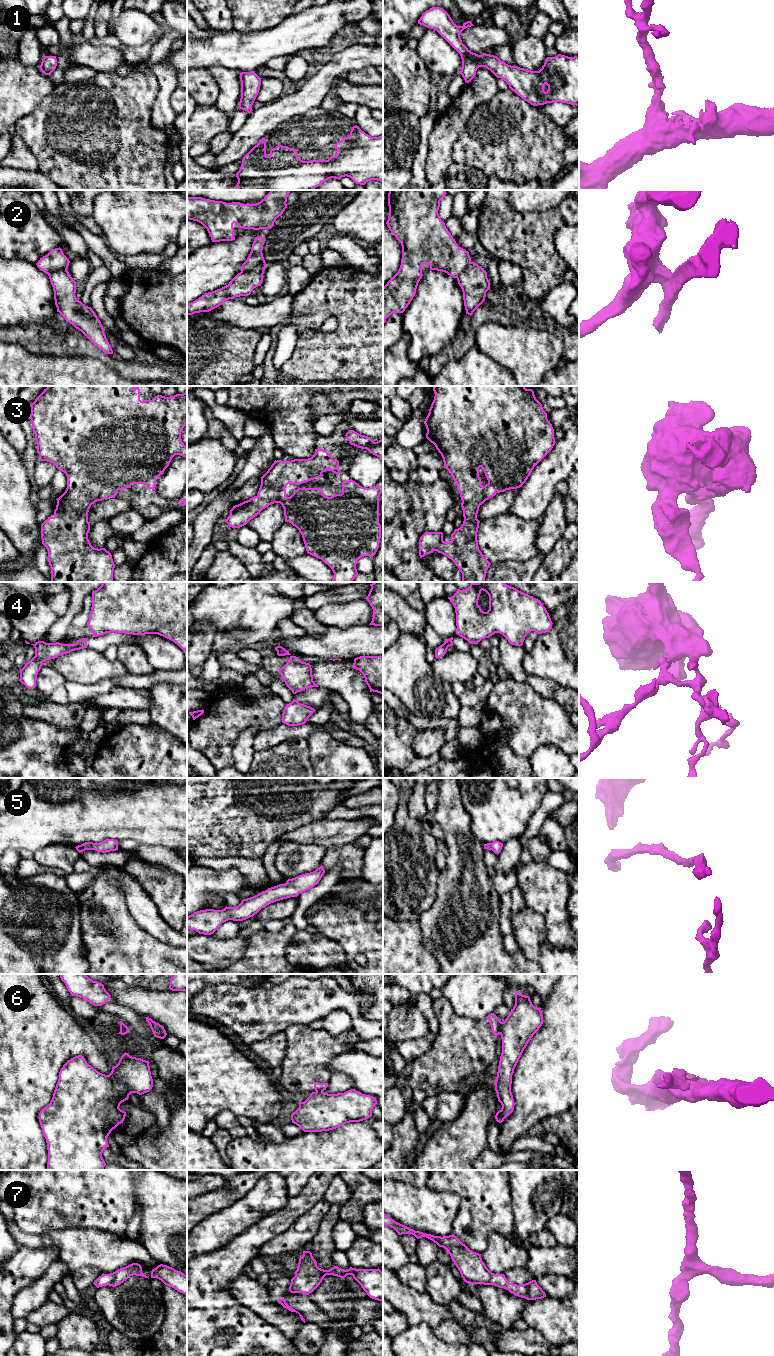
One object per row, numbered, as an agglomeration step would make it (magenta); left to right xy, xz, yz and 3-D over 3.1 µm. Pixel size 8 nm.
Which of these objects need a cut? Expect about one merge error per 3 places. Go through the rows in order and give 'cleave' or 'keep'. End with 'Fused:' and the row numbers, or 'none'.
1: keep
2: cleave
3: keep
4: cleave
5: keep
6: cleave
7: keep
Fused: 2, 4, 6

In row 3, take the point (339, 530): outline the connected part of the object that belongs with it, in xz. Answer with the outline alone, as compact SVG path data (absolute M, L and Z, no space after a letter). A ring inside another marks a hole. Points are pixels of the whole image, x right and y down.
M315 449L315 454L308 459L294 459L291 461L275 460L268 471L261 477L261 485L256 496L233 506L229 516L224 520L229 527L240 528L257 516L267 506L280 503L284 509L285 522L295 526L302 535L308 554L321 559L333 571L331 582L352 582L358 575L356 564L361 557L373 557L381 538L381 525L379 523L379 497L383 492L382 486L362 487L353 480L342 482L342 493L331 497L325 496L320 488L298 488L290 497L286 496L286 486L290 484L302 484L316 478L320 478L327 470L340 474L339 461L332 459L332 451L329 455L326 450Z

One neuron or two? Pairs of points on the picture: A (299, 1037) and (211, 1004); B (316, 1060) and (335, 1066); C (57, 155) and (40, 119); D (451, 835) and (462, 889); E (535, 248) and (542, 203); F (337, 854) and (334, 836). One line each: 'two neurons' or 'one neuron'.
A: two neurons
B: two neurons
C: one neuron
D: one neuron
E: two neurons
F: two neurons

